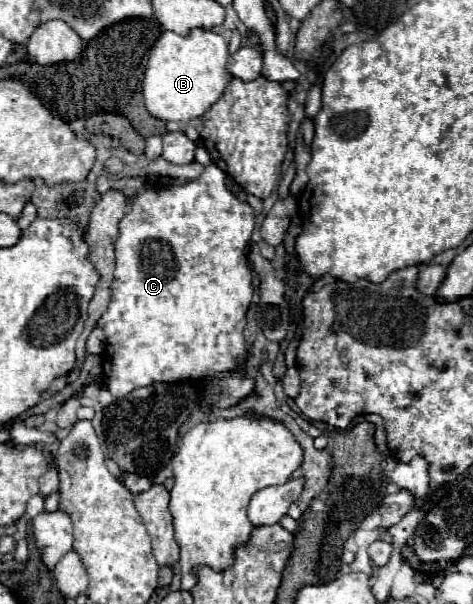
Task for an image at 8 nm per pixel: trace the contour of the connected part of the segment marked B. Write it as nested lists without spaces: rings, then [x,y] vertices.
[[[196,28],[188,36],[176,32],[162,32],[156,40],[142,80],[142,94],[146,110],[160,120],[188,122],[200,118],[222,96],[230,74],[226,70],[228,44],[214,30]]]

